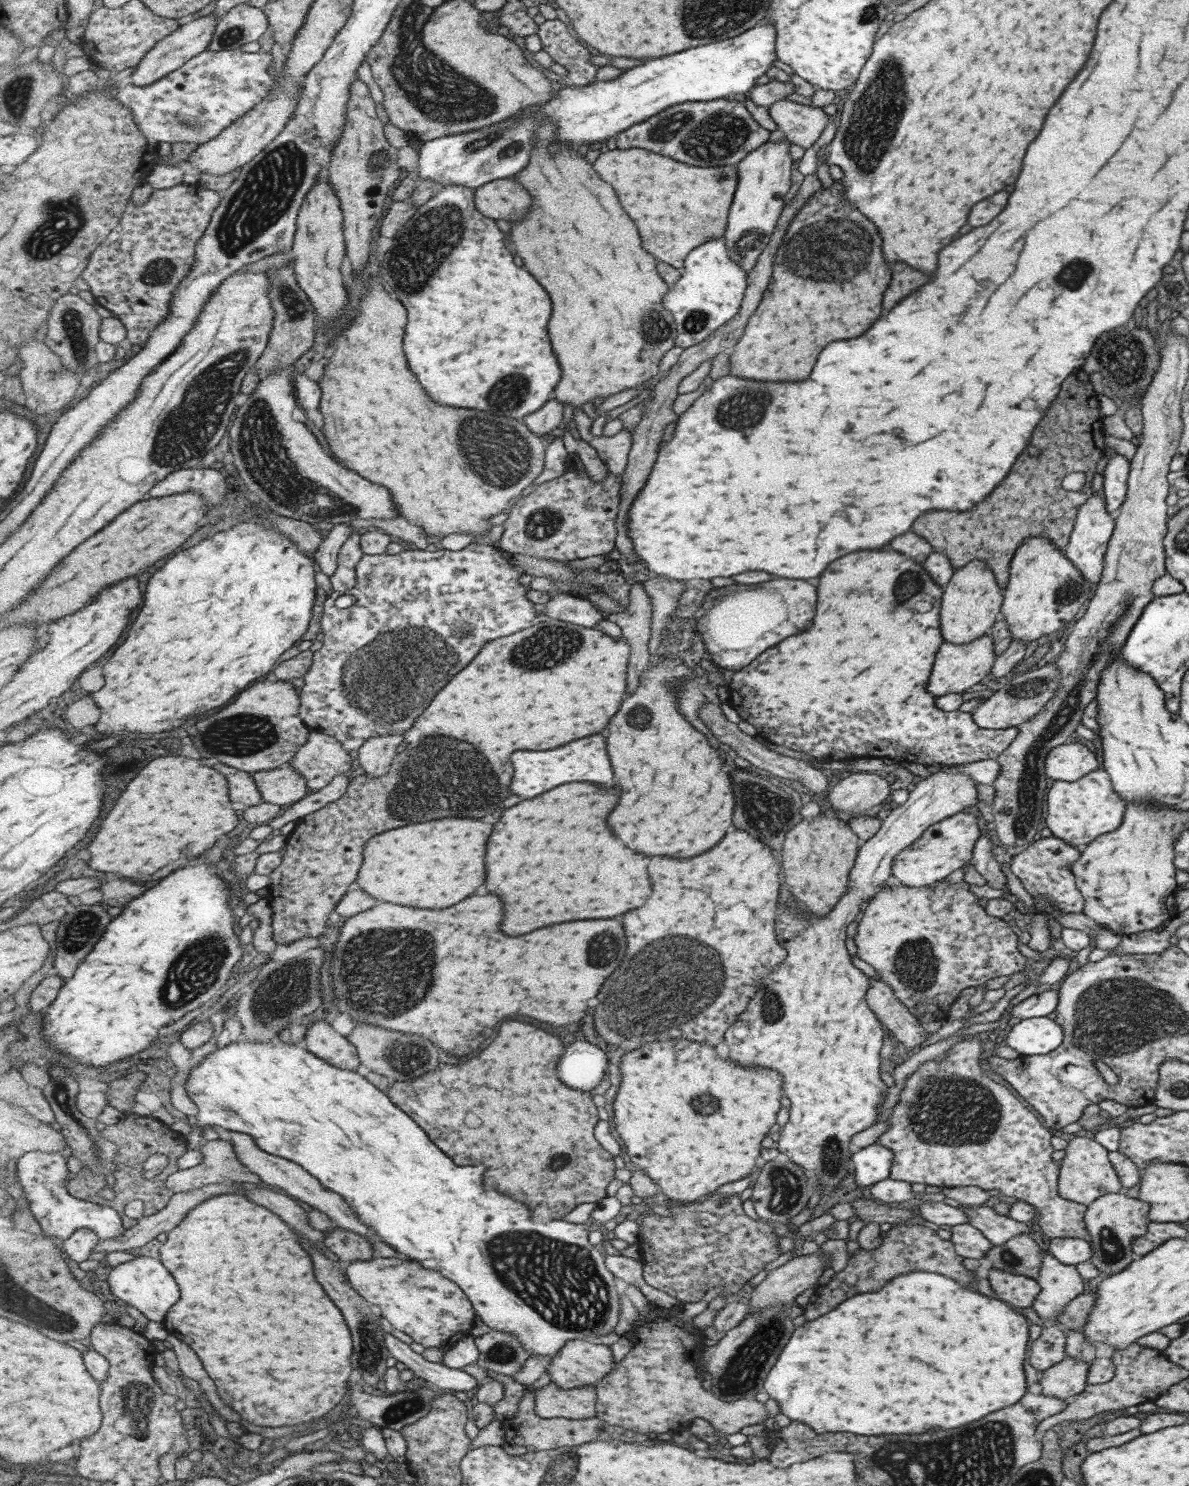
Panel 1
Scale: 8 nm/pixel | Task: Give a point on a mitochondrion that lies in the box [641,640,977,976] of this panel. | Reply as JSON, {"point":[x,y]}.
{"point":[767,812]}

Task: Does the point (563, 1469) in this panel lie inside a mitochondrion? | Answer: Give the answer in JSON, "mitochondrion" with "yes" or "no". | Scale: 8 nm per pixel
{"mitochondrion":"yes"}

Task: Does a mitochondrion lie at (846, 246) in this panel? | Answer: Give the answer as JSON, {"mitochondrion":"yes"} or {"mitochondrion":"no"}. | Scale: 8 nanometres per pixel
{"mitochondrion":"yes"}

